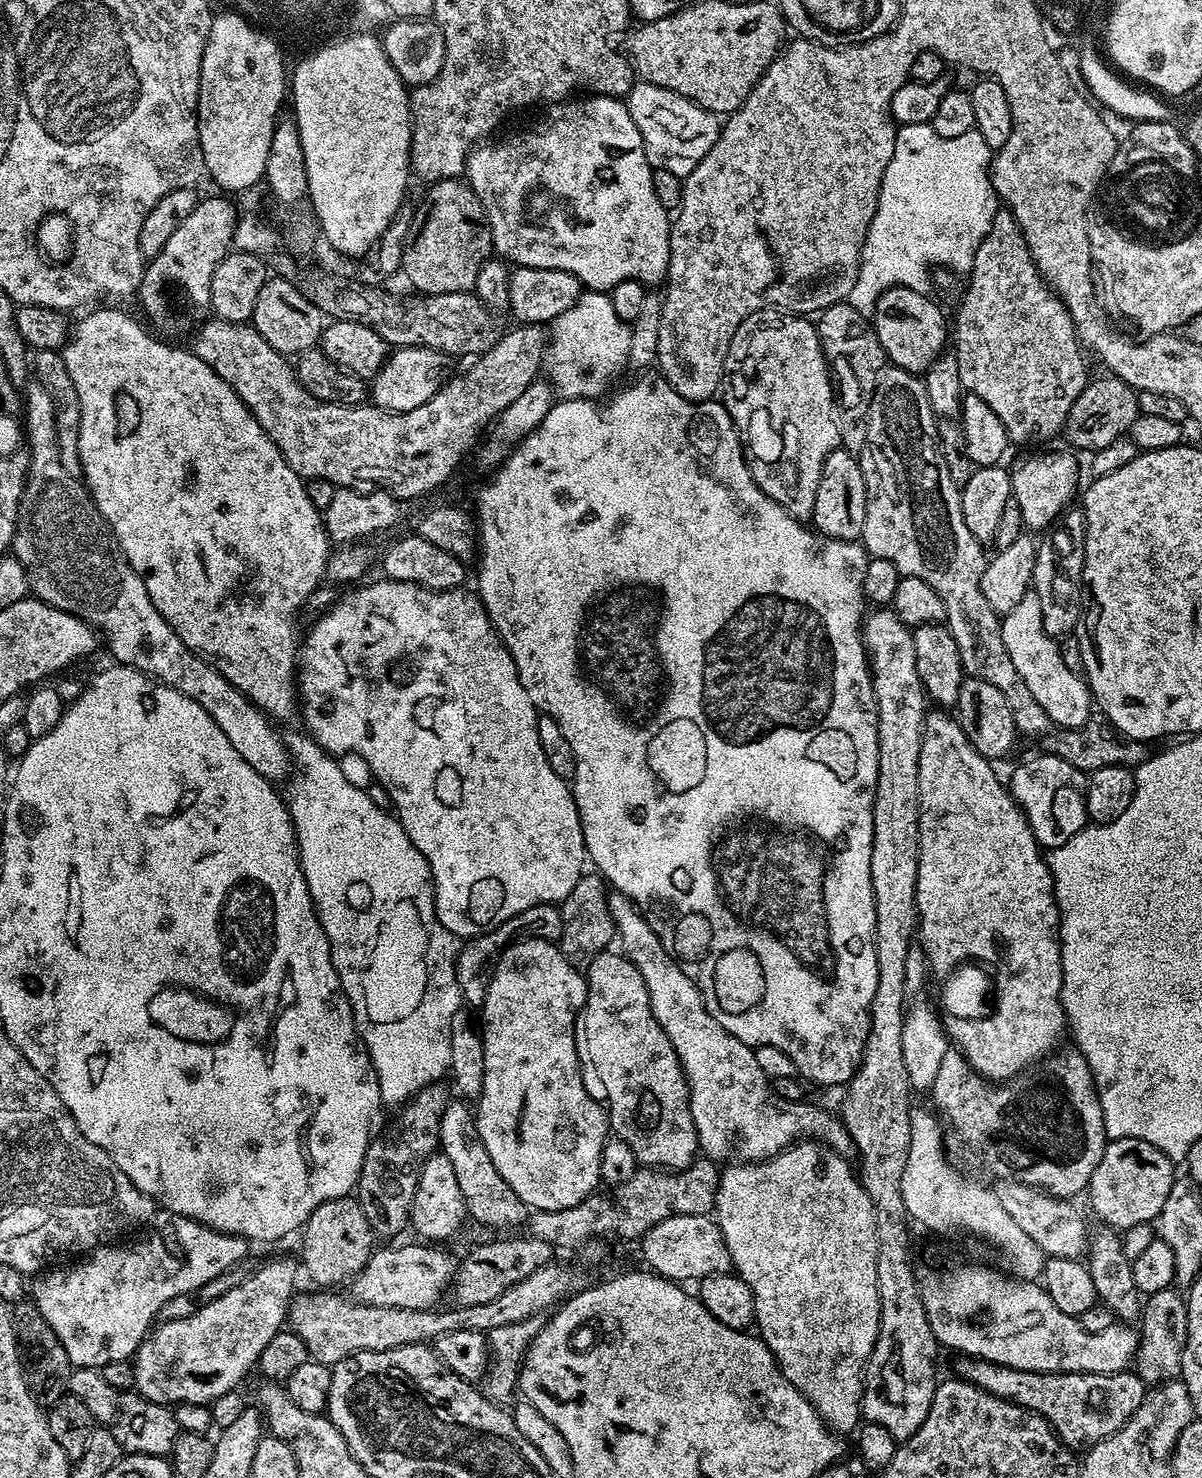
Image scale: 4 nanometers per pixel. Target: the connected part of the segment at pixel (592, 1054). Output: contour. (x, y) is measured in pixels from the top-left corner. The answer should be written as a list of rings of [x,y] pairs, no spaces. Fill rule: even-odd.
[[[619,951],[599,952],[586,970],[588,997],[576,1018],[576,1053],[580,1059],[586,1090],[606,1105],[611,1131],[623,1138],[634,1150],[637,1161],[652,1170],[689,1168],[698,1156],[700,1140],[696,1136],[694,1118],[688,1100],[688,1082],[680,1067],[676,1047],[666,1038],[654,1018],[650,994],[642,974]]]

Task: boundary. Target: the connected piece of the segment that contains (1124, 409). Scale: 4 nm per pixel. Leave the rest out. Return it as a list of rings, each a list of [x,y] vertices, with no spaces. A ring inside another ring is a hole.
[[[1103,374],[1097,378],[1089,379],[1088,385],[1078,394],[1074,406],[1070,406],[1070,414],[1066,418],[1062,429],[1073,449],[1093,454],[1102,447],[1107,447],[1116,439],[1122,439],[1129,435],[1130,430],[1136,424],[1136,419],[1141,419],[1140,398],[1137,389],[1129,386],[1117,376]]]

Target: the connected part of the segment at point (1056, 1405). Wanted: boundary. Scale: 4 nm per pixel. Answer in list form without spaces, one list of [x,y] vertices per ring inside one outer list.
[[[964,1356],[956,1364],[955,1375],[968,1384],[978,1386],[1003,1400],[1011,1400],[1018,1407],[1042,1416],[1052,1431],[1073,1450],[1083,1449],[1108,1436],[1113,1436],[1135,1414],[1138,1406],[1142,1406],[1146,1395],[1145,1384],[1132,1370],[1107,1374],[1103,1372],[1031,1372],[1011,1368],[1005,1364],[996,1364],[993,1360],[981,1360],[978,1356]]]

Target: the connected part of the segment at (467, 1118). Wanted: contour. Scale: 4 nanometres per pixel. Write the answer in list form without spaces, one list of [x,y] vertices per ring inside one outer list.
[[[453,1099],[442,1114],[439,1151],[450,1158],[450,1166],[454,1166],[458,1190],[462,1190],[464,1210],[471,1219],[473,1216],[478,1223],[488,1228],[516,1228],[527,1221],[530,1215],[528,1205],[522,1198],[518,1198],[518,1194],[514,1194],[510,1182],[498,1174],[498,1166],[494,1166],[490,1150],[486,1150],[478,1134],[473,1109],[463,1099]]]

